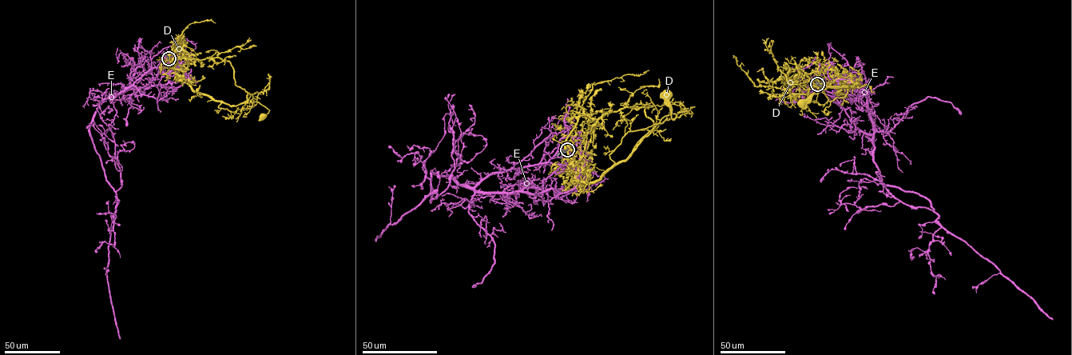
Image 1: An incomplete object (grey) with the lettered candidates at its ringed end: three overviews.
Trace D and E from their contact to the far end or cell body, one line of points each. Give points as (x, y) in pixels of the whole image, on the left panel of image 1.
D: (168, 58), (173, 69), (181, 69), (184, 81), (194, 90), (229, 105), (258, 101), (269, 110), (263, 116)
E: (168, 58), (104, 100), (89, 128), (107, 181), (117, 198), (106, 273), (120, 338)

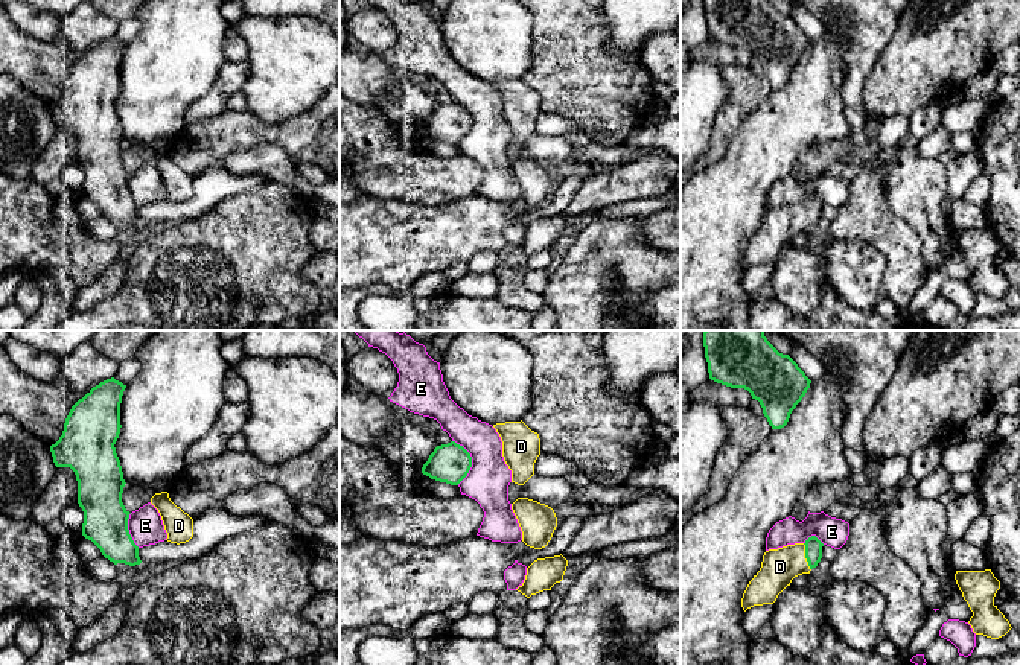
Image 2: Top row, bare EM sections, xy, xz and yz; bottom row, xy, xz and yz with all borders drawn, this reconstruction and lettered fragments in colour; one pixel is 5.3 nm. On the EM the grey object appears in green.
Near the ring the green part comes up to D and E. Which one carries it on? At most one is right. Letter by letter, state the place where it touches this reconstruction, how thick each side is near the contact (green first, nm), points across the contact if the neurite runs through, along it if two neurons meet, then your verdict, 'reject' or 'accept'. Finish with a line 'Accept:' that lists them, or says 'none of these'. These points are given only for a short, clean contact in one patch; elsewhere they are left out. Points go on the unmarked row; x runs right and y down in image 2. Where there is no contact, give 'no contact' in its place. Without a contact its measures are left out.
D: yz (806, 216) | 100/190 nm | across yz (813, 206), (806, 216), (780, 225) | accept
E: xz (471, 120) | 220/220 nm | along xz (452, 99), (471, 116), (471, 128), (457, 143) | reject
Accept: D

